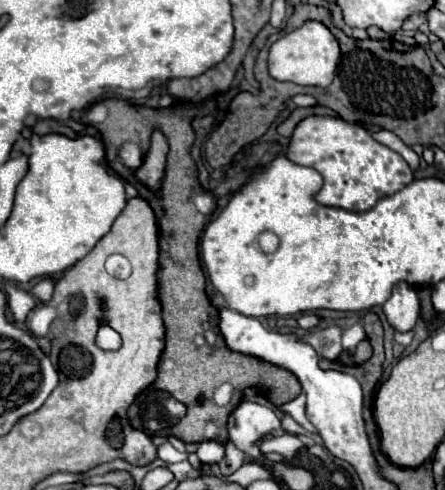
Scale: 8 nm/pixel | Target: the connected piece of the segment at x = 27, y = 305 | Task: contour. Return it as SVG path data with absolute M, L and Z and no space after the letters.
M11 286L11 292L7 292L7 302L9 302L9 308L13 312L15 322L25 322L27 314L35 308L31 294L17 288L17 286Z

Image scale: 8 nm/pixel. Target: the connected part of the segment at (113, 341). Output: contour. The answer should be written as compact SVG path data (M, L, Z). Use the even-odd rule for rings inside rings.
M103 322L99 332L97 332L97 344L103 350L117 350L121 346L121 336Z

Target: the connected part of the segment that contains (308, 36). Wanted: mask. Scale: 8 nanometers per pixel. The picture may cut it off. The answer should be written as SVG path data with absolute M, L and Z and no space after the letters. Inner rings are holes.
M309 20L301 28L279 38L271 46L269 74L275 80L293 82L293 84L301 84L301 86L329 86L335 76L339 56L341 56L341 52L339 52L339 42L335 40L335 36L321 22Z

